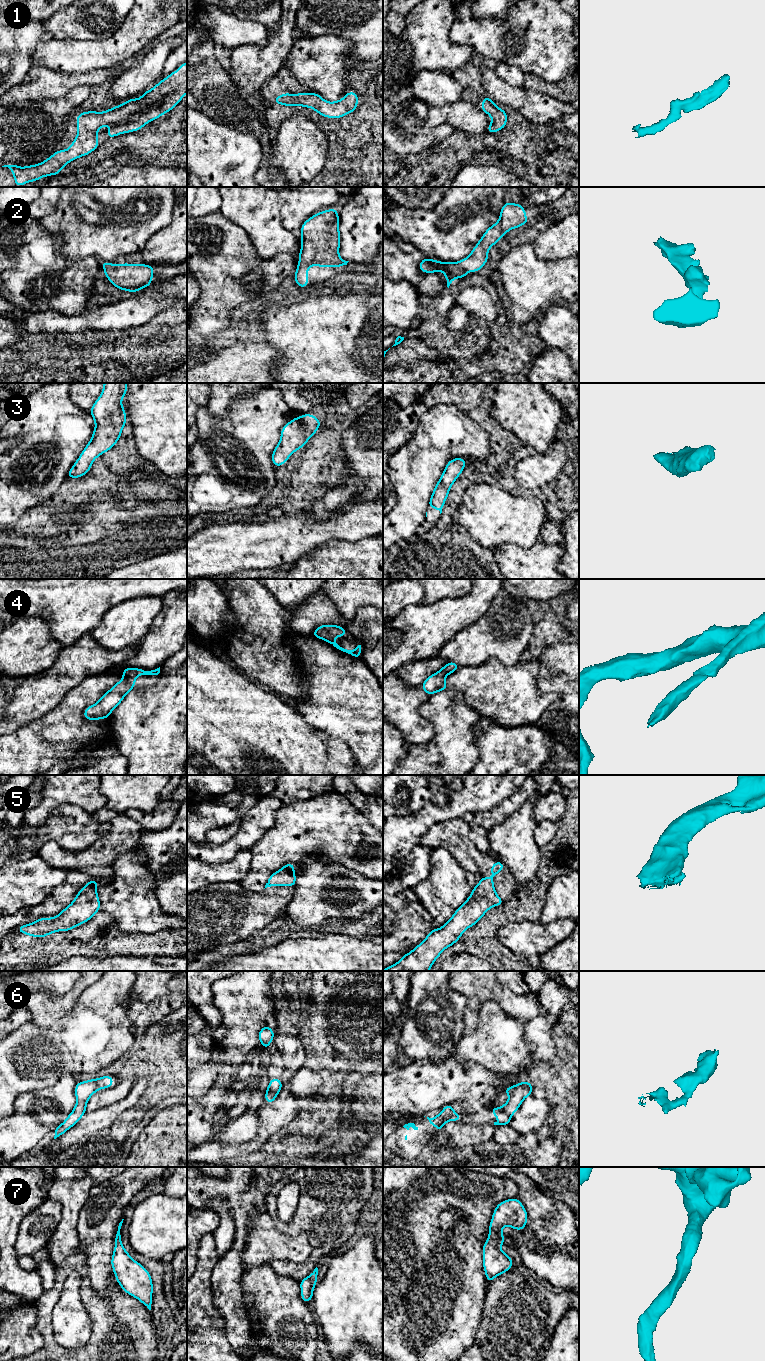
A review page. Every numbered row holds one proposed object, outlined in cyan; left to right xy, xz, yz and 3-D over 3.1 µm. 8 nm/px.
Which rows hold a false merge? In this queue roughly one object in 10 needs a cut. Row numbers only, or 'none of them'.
none of them

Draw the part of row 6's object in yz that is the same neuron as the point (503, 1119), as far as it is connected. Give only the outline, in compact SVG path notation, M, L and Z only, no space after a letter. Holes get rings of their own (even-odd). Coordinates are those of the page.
M529 1081L504 1088L504 1092L509 1095L509 1099L502 1107L492 1107L492 1114L498 1118L494 1125L509 1125L511 1116L519 1109L523 1100L532 1094L533 1090L534 1088Z

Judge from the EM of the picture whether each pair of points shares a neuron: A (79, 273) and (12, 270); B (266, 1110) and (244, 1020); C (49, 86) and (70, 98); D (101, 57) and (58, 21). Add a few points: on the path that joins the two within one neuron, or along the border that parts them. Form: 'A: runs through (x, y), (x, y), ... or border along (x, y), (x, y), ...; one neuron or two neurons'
A: runs through (62, 273), (35, 273), (29, 270); one neuron
B: border along (264, 1101), (259, 1108), (258, 1125); two neurons
C: border along (87, 86), (75, 86), (60, 97), (42, 101); two neurons
D: border along (104, 39), (57, 40); two neurons

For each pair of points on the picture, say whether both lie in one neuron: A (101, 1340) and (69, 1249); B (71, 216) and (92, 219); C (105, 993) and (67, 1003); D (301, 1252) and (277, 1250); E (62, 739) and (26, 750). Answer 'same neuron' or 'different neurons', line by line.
A: same neuron
B: same neuron
C: different neurons
D: same neuron
E: same neuron

